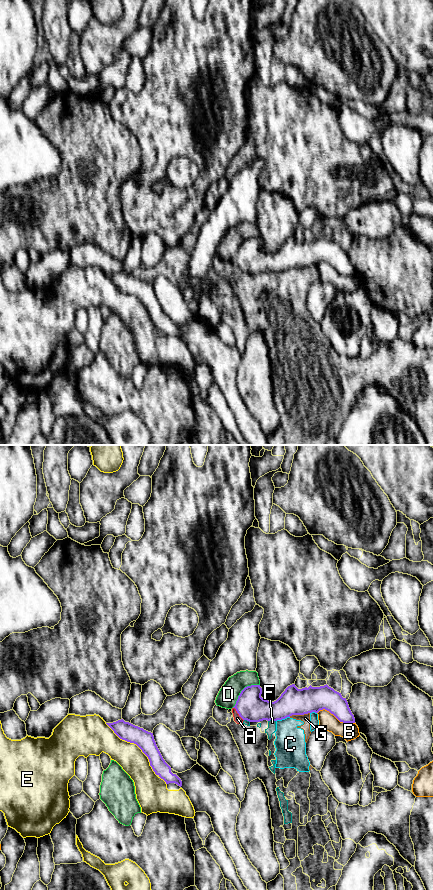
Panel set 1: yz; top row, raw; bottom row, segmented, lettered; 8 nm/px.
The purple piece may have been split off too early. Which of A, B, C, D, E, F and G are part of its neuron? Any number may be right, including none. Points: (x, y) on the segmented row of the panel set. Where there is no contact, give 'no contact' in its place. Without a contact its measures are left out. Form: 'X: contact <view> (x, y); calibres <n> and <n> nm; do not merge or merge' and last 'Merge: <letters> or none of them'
A: contact yz (238, 713); calibres 240 and 60 nm; do not merge
B: contact yz (336, 717); calibres 200 and 140 nm; do not merge
C: contact yz (282, 718); calibres 220 and 240 nm; do not merge
D: contact yz (242, 690); calibres 240 and 160 nm; do not merge
E: contact yz (136, 744); calibres 150 and 220 nm; do not merge
F: contact yz (271, 719); calibres 240 and 70 nm; do not merge
G: contact yz (299, 714); calibres 220 and 70 nm; do not merge
Merge: none of them

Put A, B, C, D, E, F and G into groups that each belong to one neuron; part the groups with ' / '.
A C F G / B / D / E

